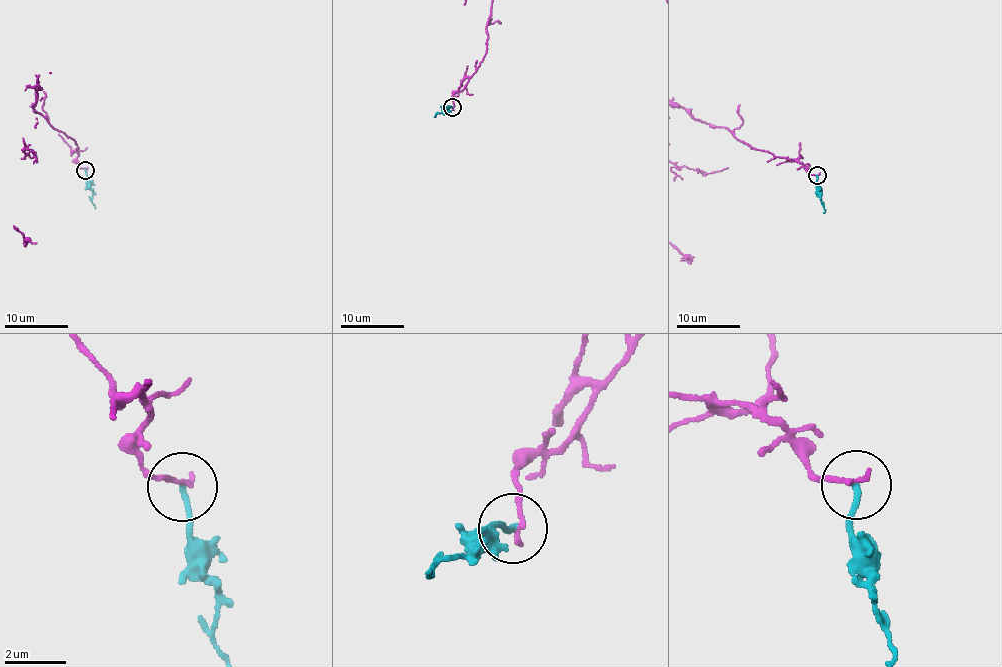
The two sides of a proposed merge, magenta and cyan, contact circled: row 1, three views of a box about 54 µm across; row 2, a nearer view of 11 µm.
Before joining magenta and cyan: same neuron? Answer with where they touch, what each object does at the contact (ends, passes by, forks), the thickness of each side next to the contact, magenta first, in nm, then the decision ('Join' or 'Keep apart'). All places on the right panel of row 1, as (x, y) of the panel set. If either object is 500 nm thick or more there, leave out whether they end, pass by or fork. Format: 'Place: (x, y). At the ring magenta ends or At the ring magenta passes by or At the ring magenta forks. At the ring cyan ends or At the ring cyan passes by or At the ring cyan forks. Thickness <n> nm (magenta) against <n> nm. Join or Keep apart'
Place: (817, 175). At the ring magenta ends. At the ring cyan ends. Thickness 160 nm (magenta) against 180 nm. Keep apart

